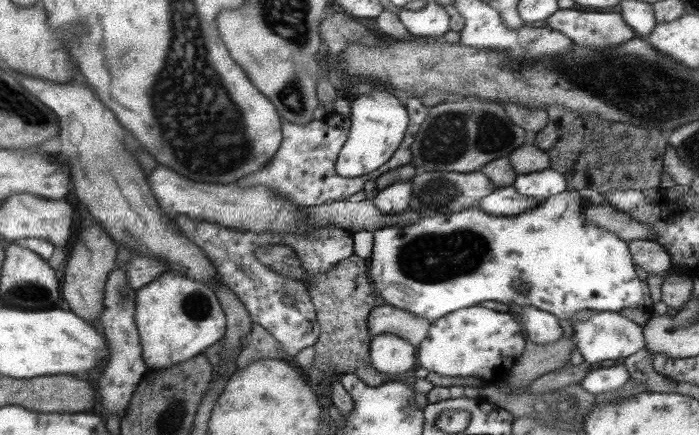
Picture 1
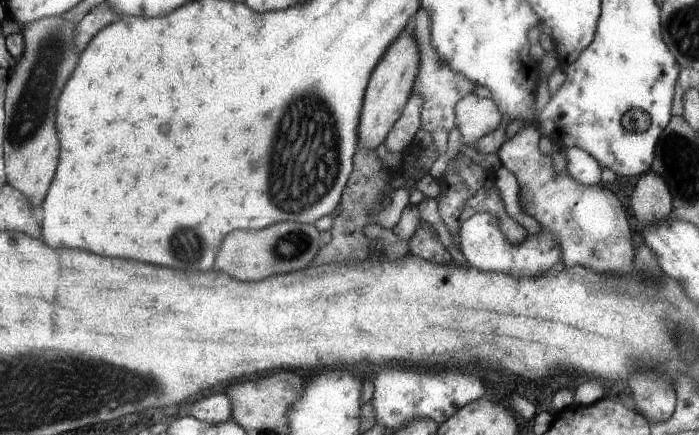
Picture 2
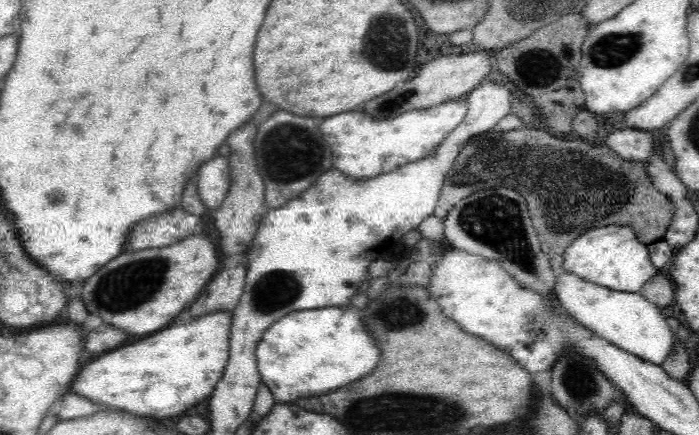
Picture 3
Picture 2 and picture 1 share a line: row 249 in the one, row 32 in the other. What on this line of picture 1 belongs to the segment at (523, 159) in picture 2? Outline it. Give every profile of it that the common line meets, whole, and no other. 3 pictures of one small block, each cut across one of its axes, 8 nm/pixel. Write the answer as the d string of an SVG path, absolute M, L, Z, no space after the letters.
M557 10L545 20L545 26L559 30L573 40L573 44L591 48L595 52L621 46L633 38L633 30L625 24L623 16L613 12Z

